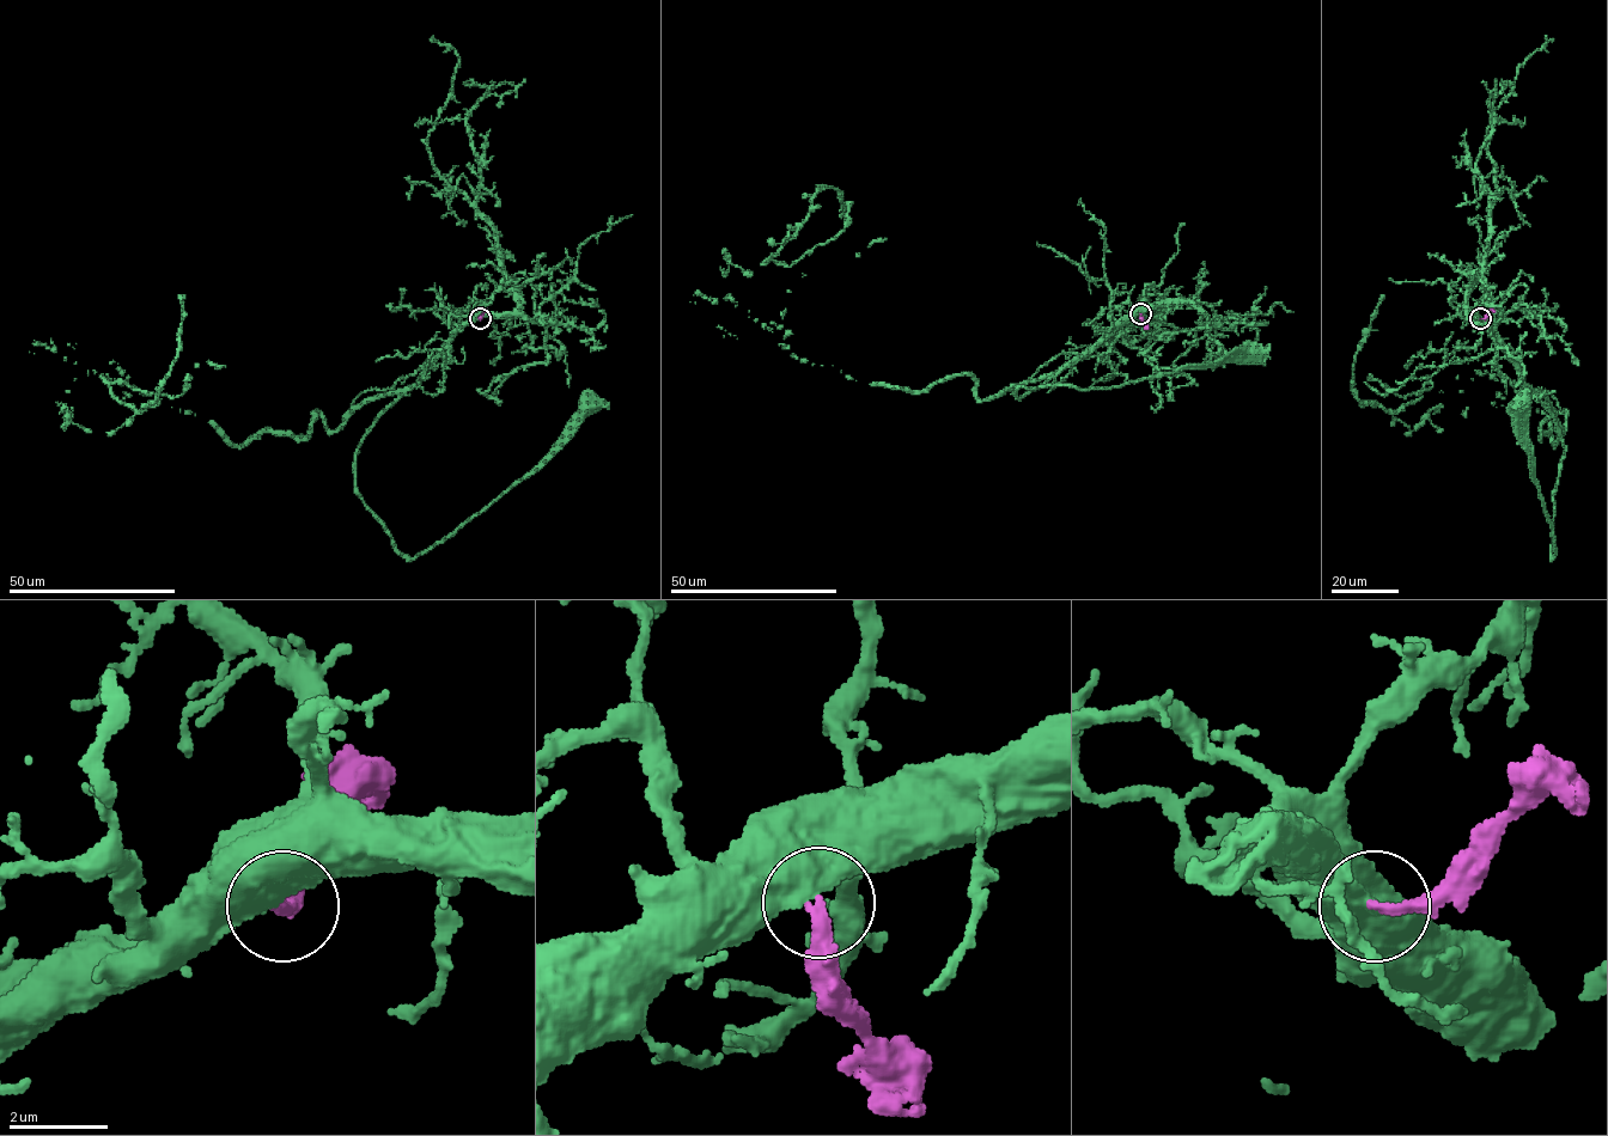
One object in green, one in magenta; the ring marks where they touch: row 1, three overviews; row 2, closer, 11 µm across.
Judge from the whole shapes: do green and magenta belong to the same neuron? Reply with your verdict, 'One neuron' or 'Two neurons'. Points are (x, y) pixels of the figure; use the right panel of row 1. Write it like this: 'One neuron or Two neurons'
Two neurons

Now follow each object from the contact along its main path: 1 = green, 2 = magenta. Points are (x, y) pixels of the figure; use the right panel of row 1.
1: (1479, 318), (1553, 416), (1565, 447), (1553, 496), (1553, 559), (1554, 531), (1534, 483), (1528, 413), (1520, 404)
2: (1480, 318), (1494, 311)

